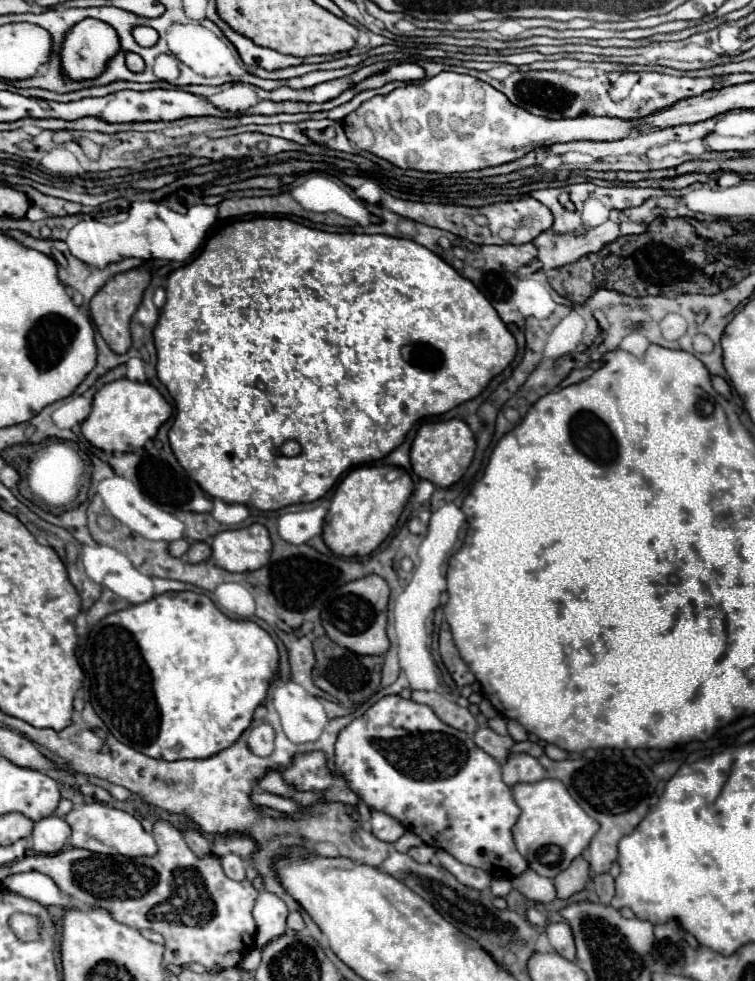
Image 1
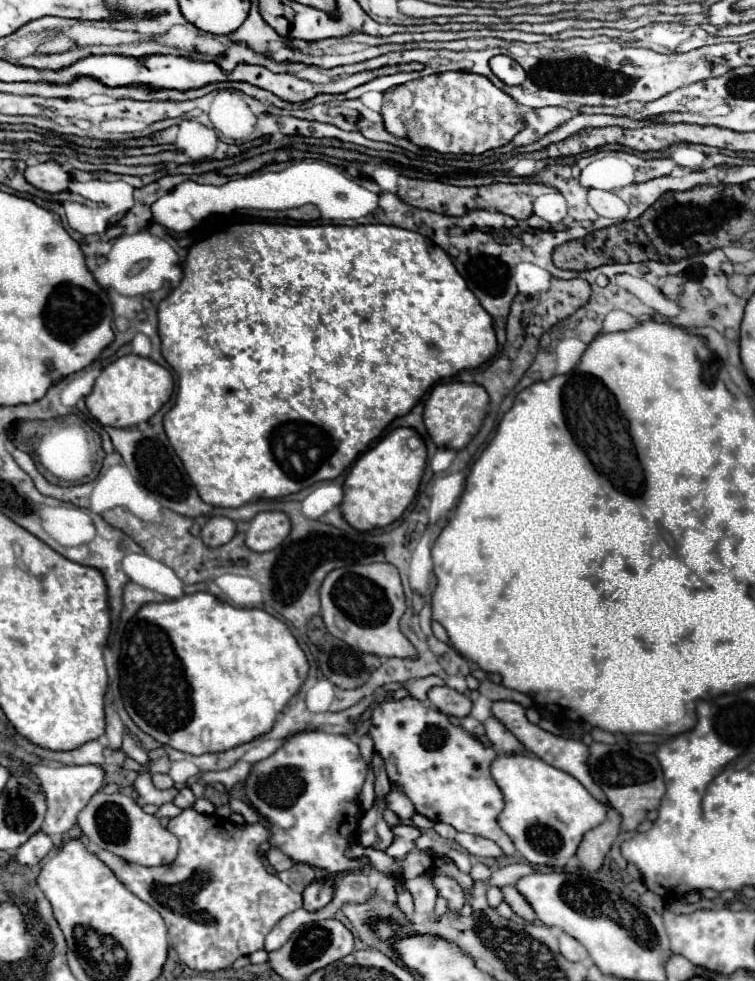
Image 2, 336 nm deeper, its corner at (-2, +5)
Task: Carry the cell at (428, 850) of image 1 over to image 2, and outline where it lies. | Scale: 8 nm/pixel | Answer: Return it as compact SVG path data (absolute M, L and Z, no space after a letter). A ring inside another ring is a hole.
M400 823L400 825L392 827L392 833L394 833L394 841L390 843L390 847L384 853L394 859L404 859L416 847L420 829L416 829L414 825L408 825L408 823Z

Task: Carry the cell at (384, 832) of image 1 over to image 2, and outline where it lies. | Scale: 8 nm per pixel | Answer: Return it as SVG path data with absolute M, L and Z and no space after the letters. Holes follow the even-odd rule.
M390 789L390 793L386 795L386 805L400 817L400 821L412 821L414 813L416 813L410 799L398 789Z

